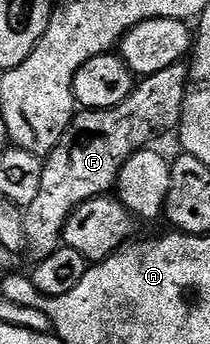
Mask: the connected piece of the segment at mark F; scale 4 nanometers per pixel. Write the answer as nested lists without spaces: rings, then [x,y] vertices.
[[[178,61],[173,64],[170,68],[162,68],[162,72],[154,72],[153,74],[149,74],[147,76],[141,77],[139,81],[137,81],[135,90],[132,91],[132,95],[130,95],[127,100],[125,100],[122,104],[118,104],[114,108],[110,108],[109,110],[86,110],[81,109],[79,113],[73,117],[72,125],[68,127],[68,131],[64,133],[62,136],[62,140],[56,145],[52,147],[52,153],[47,155],[43,159],[44,163],[44,171],[42,172],[42,182],[40,187],[38,188],[38,194],[34,196],[34,200],[30,200],[30,204],[28,206],[23,207],[22,213],[24,215],[24,232],[26,235],[26,246],[30,251],[37,250],[37,255],[43,256],[45,254],[49,254],[50,252],[54,252],[61,245],[62,235],[64,232],[64,225],[66,224],[66,220],[69,216],[71,216],[74,211],[76,211],[77,206],[82,205],[86,200],[90,200],[91,198],[98,198],[109,193],[108,190],[117,185],[118,179],[120,177],[120,169],[124,167],[126,164],[126,160],[130,160],[130,156],[134,156],[139,150],[145,149],[149,145],[148,142],[152,137],[155,136],[156,130],[168,130],[177,125],[180,121],[180,109],[184,107],[184,99],[186,97],[186,89],[184,90],[184,85],[189,85],[190,82],[190,70],[187,65],[183,61]]]

